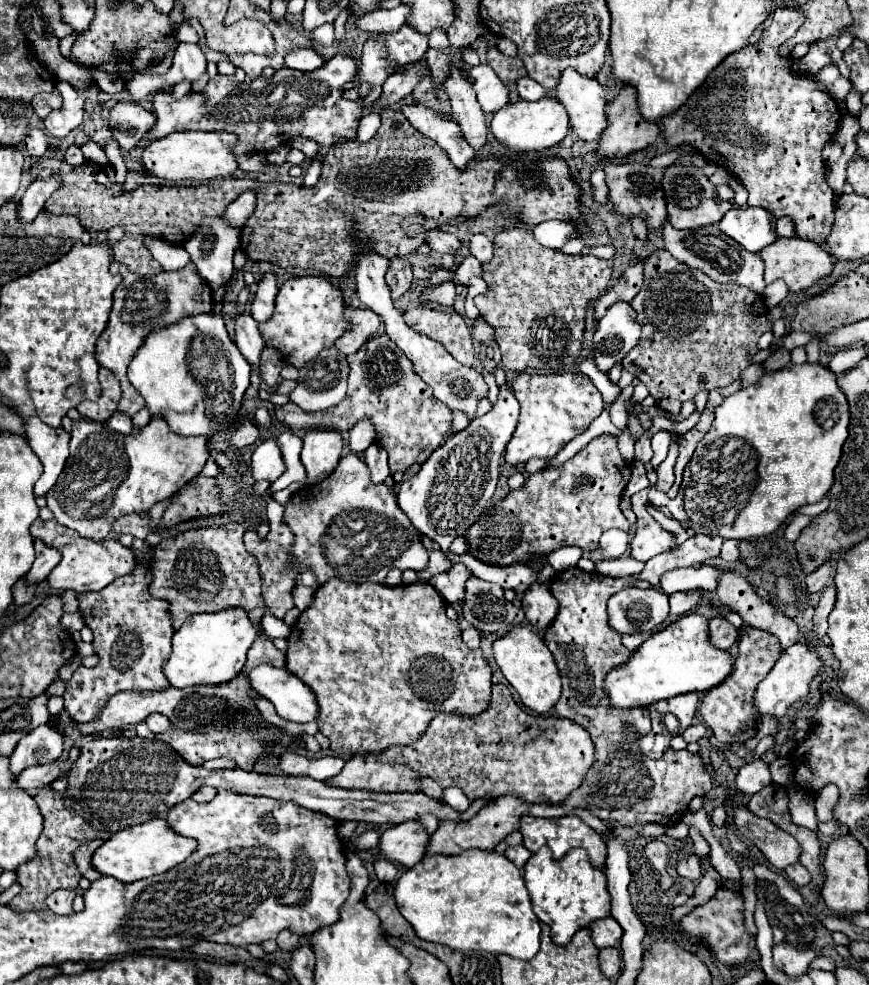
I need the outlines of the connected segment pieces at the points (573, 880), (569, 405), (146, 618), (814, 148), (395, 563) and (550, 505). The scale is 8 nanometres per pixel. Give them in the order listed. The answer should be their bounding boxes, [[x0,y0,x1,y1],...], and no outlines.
[[523,847,611,945],[505,373,603,465],[63,563,175,721],[663,7,839,243],[285,453,429,583],[467,433,631,565]]

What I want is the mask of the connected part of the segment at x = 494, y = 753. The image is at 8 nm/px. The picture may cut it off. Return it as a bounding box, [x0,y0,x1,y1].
[325,683,595,803]

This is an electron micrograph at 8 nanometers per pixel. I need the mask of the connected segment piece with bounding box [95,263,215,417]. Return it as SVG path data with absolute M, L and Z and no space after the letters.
M113 263L111 273L119 273L123 277L123 281L117 285L117 289L113 293L113 309L109 315L109 323L97 341L95 357L97 357L99 365L113 371L113 375L121 383L123 395L117 405L117 411L133 417L145 403L143 403L143 397L139 393L135 393L135 389L129 385L127 367L129 367L131 359L135 357L139 345L143 345L143 339L147 339L147 335L151 331L163 329L165 325L173 325L175 321L179 321L183 317L209 313L213 309L215 301L211 299L209 285L195 273L195 265L191 265L191 263L179 271L171 271L171 273L163 271L159 275L147 275L147 277L133 275L133 273L129 273L129 269L125 265Z

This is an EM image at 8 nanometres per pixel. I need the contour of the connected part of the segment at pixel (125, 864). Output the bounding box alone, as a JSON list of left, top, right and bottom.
[93,819,197,883]

